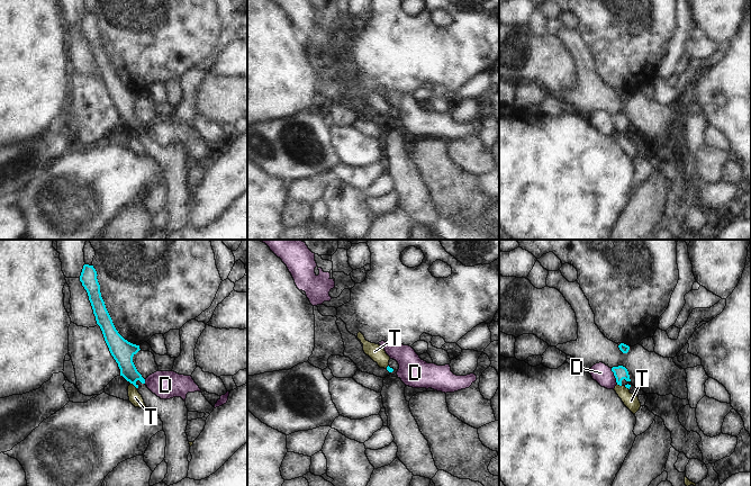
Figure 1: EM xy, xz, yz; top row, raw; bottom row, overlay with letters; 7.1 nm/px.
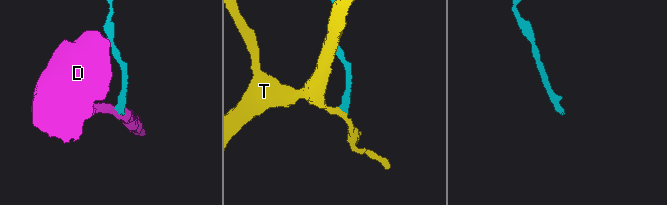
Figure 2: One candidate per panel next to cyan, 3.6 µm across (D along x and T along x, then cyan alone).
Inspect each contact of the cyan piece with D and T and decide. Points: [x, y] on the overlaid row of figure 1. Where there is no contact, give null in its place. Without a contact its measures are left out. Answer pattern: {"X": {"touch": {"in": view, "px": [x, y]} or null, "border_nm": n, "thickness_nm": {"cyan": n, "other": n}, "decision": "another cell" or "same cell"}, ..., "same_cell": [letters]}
{"D": {"touch": {"in": "yz", "px": [614, 375]}, "border_nm": 130, "thickness_nm": {"cyan": 100, "other": 140}, "decision": "another cell"}, "T": {"touch": {"in": "xy", "px": [134, 385]}, "border_nm": 60, "thickness_nm": {"cyan": 160, "other": 90}, "decision": "another cell"}, "same_cell": []}

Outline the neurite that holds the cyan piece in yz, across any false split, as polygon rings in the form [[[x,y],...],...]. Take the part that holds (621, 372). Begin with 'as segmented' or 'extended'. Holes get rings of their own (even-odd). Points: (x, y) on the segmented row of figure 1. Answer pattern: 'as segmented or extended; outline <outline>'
extended; outline [[[618,366],[613,367],[612,371],[614,372],[617,385],[625,386],[626,388],[630,389],[632,382],[627,369],[623,366]]]

